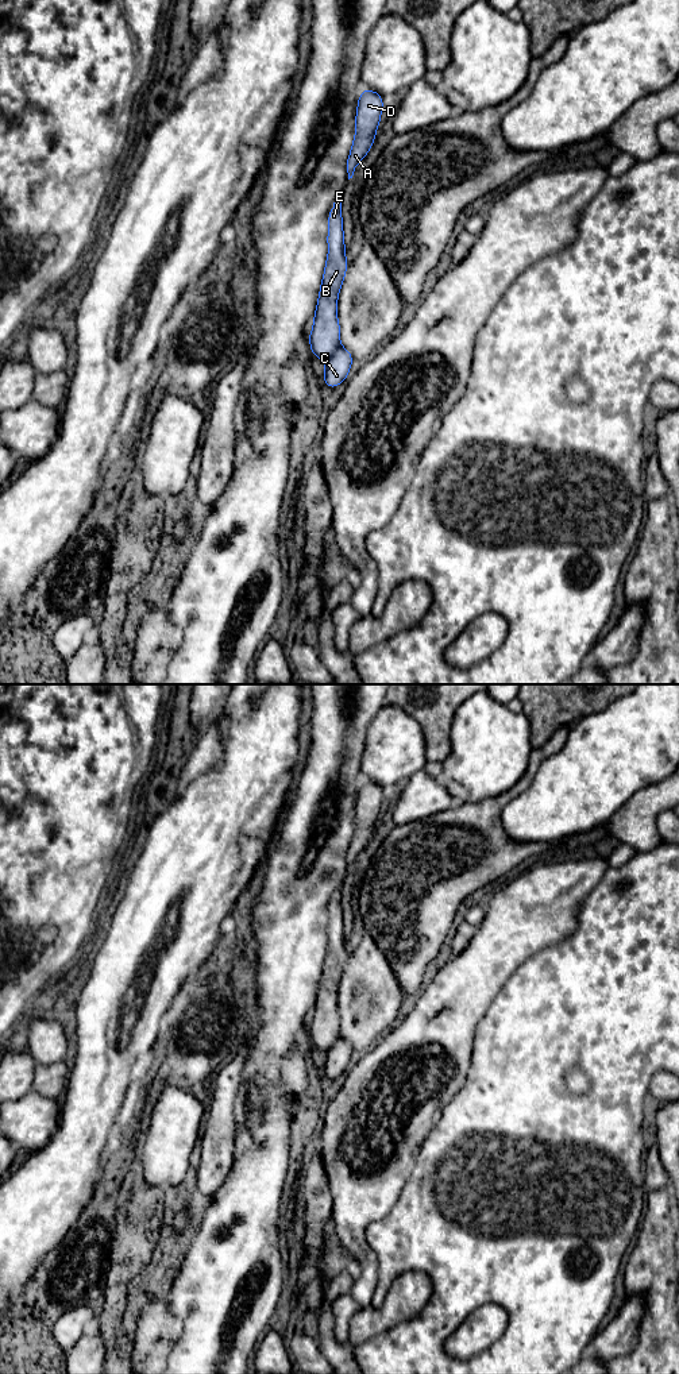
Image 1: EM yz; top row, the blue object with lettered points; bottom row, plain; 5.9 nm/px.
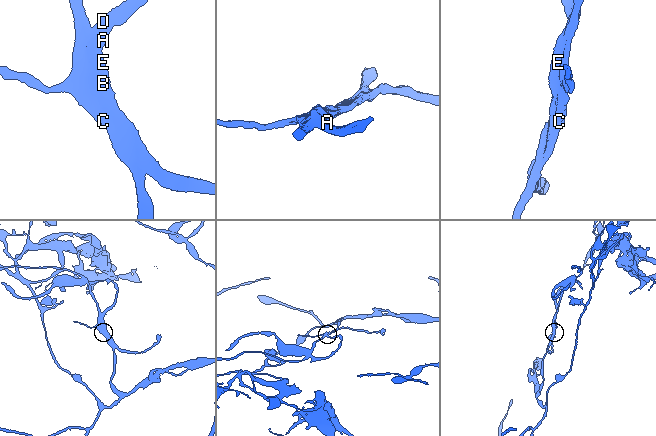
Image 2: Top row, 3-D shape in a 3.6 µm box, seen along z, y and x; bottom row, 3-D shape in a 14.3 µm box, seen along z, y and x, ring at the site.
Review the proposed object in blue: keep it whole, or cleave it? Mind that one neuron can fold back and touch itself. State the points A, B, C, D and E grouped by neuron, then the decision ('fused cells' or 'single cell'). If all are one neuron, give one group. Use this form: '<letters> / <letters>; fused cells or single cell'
A B C D E; single cell

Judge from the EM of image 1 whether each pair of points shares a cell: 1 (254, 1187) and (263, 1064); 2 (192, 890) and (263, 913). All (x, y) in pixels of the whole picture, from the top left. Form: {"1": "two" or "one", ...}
{"1": "one", "2": "two"}

